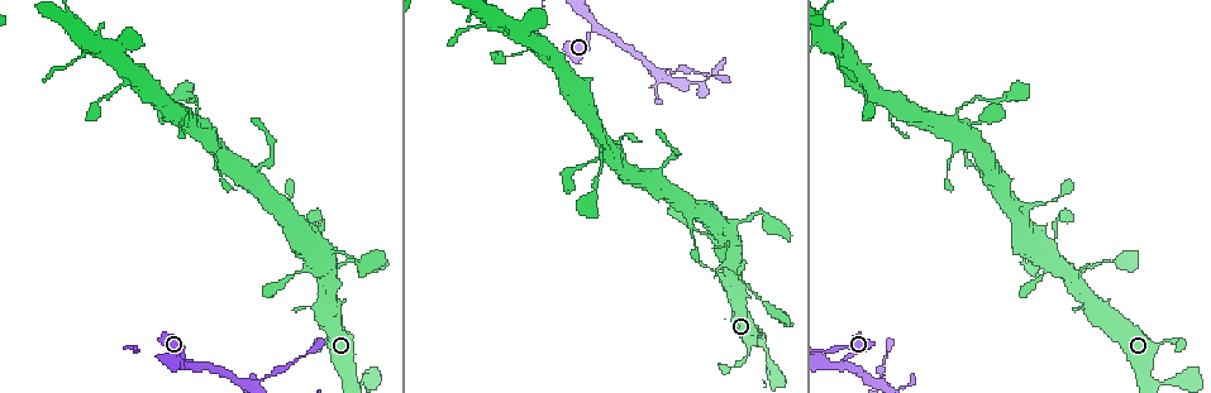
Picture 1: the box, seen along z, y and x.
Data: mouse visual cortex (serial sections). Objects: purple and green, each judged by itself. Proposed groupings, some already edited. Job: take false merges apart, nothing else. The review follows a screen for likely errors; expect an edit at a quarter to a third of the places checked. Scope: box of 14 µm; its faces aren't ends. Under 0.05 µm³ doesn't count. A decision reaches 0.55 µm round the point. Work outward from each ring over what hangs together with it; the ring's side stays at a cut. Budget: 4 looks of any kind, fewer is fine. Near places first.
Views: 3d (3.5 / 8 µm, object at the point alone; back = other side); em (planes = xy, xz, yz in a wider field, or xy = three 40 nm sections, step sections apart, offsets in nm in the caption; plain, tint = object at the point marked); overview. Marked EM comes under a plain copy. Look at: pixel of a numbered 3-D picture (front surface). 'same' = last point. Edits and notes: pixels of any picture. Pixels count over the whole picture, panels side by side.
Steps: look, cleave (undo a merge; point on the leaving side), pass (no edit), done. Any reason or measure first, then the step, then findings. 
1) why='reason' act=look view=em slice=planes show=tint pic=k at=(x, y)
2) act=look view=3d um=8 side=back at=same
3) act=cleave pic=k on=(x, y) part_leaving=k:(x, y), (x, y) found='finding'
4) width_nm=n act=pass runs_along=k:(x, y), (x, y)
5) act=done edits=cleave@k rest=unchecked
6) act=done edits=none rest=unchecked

why='thick turns thin' act=look view=em slice=xy step=3 show=tint pic=1 at=(749, 354)

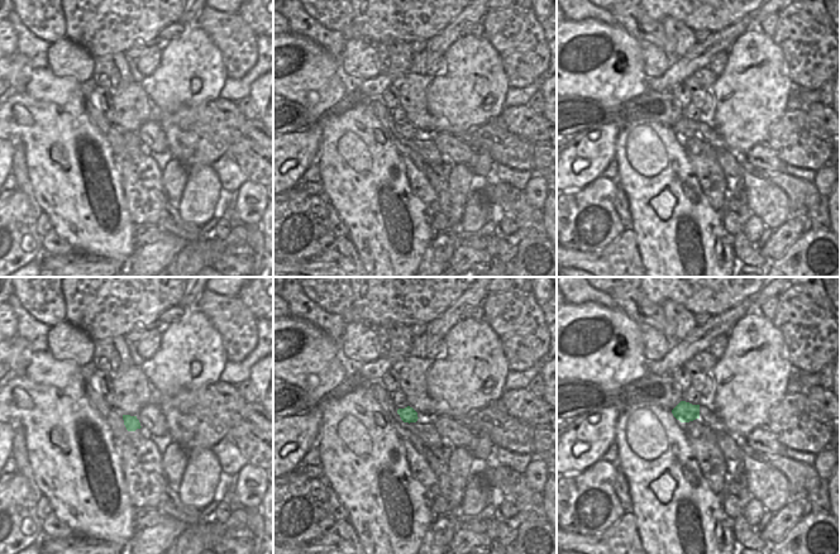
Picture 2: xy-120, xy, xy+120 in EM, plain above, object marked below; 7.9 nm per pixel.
act=look view=3d um=3.5 at=same

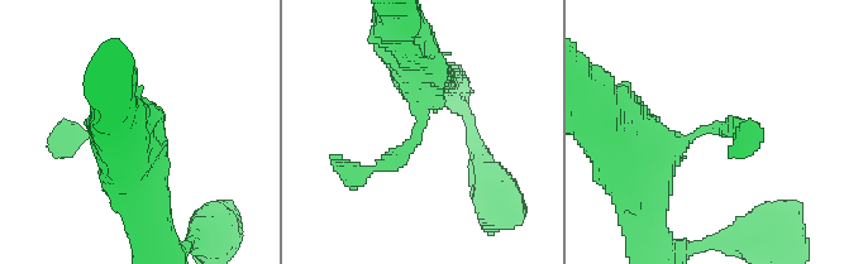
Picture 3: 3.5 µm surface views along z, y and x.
act=pass runs_along=3:(404, 53), (419, 137), (349, 173) found='one cell here'

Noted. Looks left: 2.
why='three-way junction' act=look view=3d um=3.5 pic=1 at=(1074, 273)

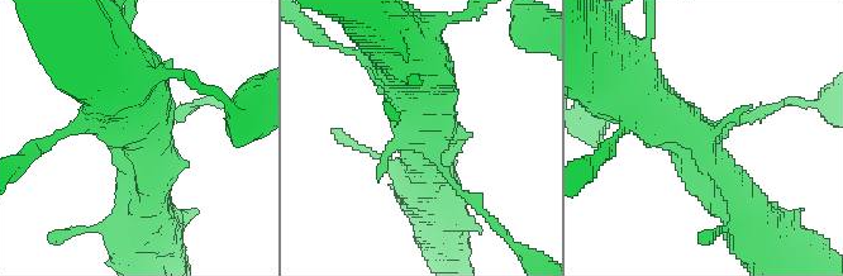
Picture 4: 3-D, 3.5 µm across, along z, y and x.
why='now the EM' act=look view=em slice=xy step=1 show=tint pic=4 at=(714, 132)

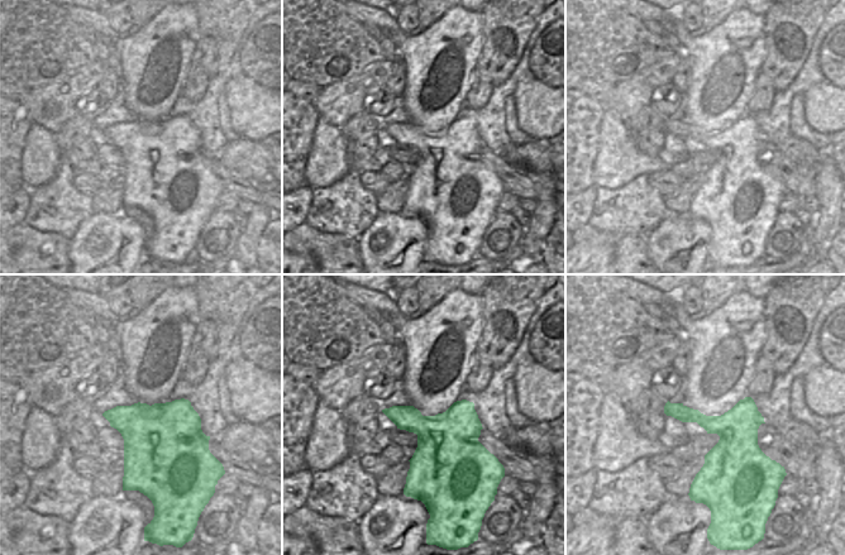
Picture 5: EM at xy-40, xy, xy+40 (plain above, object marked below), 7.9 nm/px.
width_nm=440 act=pass runs_along=4:(755, 222), (674, 120), (641, 98) found='one cell here'

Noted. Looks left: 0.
act=done edits=none rest=unchecked

